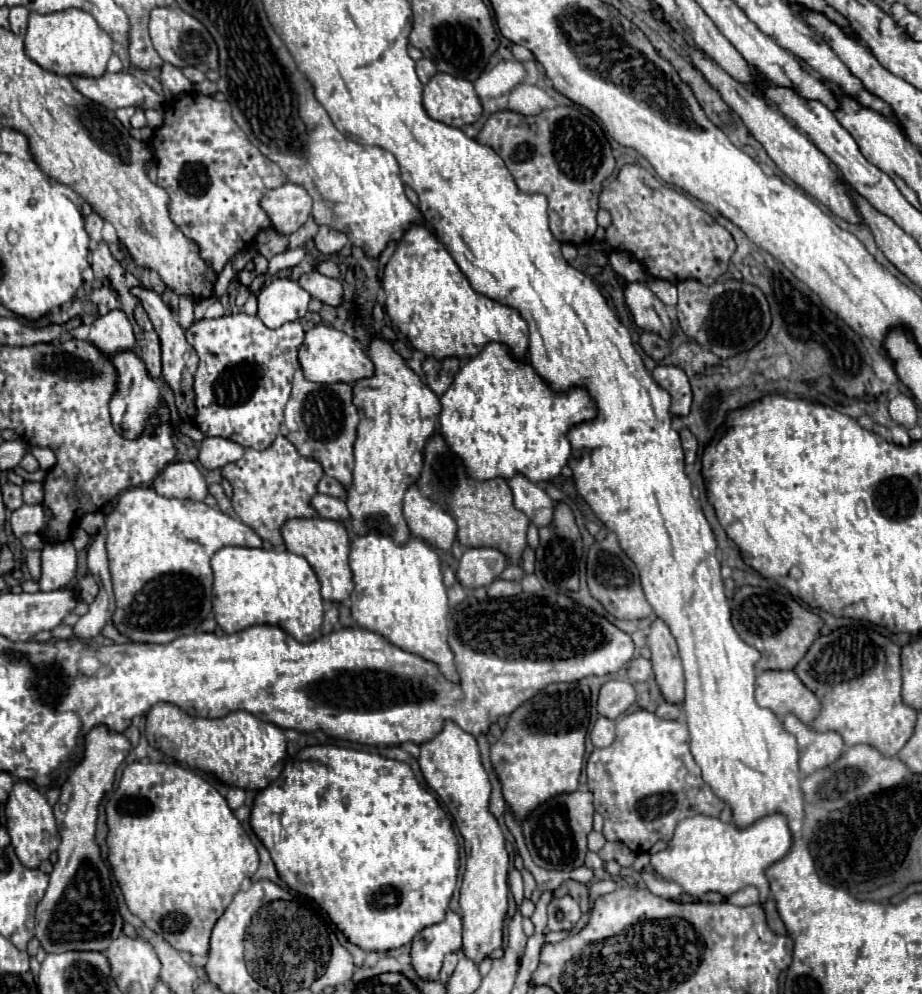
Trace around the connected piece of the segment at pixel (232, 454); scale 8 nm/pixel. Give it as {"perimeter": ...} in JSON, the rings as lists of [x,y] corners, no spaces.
{"perimeter":[[[208,437],[200,443],[198,459],[206,469],[222,469],[224,465],[238,461],[244,453],[244,447],[228,441],[224,437]]]}

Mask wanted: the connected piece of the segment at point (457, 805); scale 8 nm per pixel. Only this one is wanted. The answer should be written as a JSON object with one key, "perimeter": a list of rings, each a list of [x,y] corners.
{"perimeter":[[[446,721],[444,729],[426,743],[420,743],[418,765],[428,787],[452,813],[466,849],[466,873],[460,887],[460,915],[464,921],[462,953],[476,965],[502,947],[502,929],[508,911],[508,851],[498,819],[490,813],[492,785],[482,765],[476,739],[456,723]]]}

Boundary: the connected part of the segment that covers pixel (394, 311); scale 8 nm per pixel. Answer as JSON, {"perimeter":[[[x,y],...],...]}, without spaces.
{"perimeter":[[[414,225],[406,231],[402,241],[398,243],[396,253],[390,259],[390,267],[384,271],[382,287],[386,293],[386,313],[390,315],[392,323],[408,337],[410,345],[418,351],[422,351],[428,357],[434,359],[446,359],[446,357],[456,357],[456,359],[470,359],[484,345],[496,341],[506,345],[512,351],[512,357],[516,361],[526,361],[528,353],[528,325],[520,317],[516,309],[504,307],[480,293],[476,293],[470,287],[470,281],[464,277],[464,273],[458,269],[456,261],[448,253],[448,249],[432,235],[428,227]]]}

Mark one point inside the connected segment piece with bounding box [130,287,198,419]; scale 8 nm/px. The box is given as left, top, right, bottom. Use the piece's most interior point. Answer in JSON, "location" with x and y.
{"location":[179,360]}

